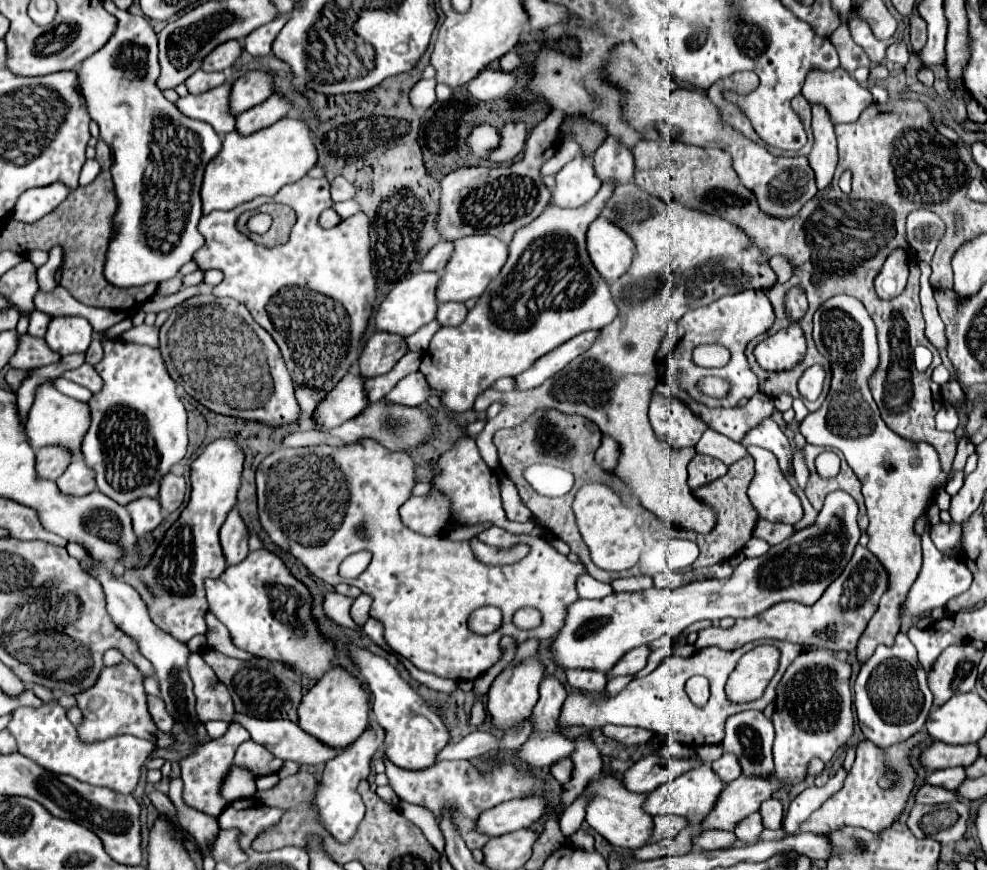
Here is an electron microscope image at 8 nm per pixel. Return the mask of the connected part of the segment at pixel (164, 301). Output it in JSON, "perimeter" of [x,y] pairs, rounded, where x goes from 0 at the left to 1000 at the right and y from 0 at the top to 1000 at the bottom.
{"perimeter":[[[187,330],[187,332],[183,332],[181,337],[171,339],[171,341],[155,339],[151,346],[145,348],[145,357],[157,357],[157,360],[161,360],[161,357],[171,357],[171,355],[175,355],[177,351],[181,351],[183,346],[187,346],[187,344],[200,339],[200,337],[202,337],[202,330]]]}

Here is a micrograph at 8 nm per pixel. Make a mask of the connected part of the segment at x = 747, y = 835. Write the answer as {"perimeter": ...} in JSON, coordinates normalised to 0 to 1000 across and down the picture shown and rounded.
{"perimeter":[[[763,934],[757,944],[749,946],[747,948],[747,964],[749,967],[755,967],[755,969],[767,969],[767,962],[771,960],[773,955],[773,948],[771,948],[771,937],[769,934]]]}

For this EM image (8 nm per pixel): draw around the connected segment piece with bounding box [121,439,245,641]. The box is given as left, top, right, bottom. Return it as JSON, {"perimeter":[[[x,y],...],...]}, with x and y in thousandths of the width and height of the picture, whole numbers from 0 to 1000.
{"perimeter":[[[218,505],[212,509],[194,532],[194,574],[179,601],[167,613],[153,647],[145,654],[127,656],[123,663],[139,677],[149,695],[153,714],[181,737],[191,737],[194,732],[210,725],[206,709],[212,698],[206,668],[210,663],[222,663],[230,654],[222,626],[222,608],[238,583],[246,530],[248,521],[240,507]]]}

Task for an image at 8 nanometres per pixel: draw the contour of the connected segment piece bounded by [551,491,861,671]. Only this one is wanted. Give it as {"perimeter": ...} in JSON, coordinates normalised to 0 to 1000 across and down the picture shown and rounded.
{"perimeter":[[[844,564],[836,574],[828,601],[807,610],[775,638],[755,643],[739,666],[702,668],[686,677],[653,677],[621,682],[613,689],[587,689],[574,700],[572,718],[558,739],[558,753],[568,769],[617,771],[635,748],[658,741],[668,732],[684,732],[706,714],[728,714],[733,709],[763,709],[785,693],[807,691],[824,695],[836,677],[852,661],[870,624],[868,576],[856,564]]]}

